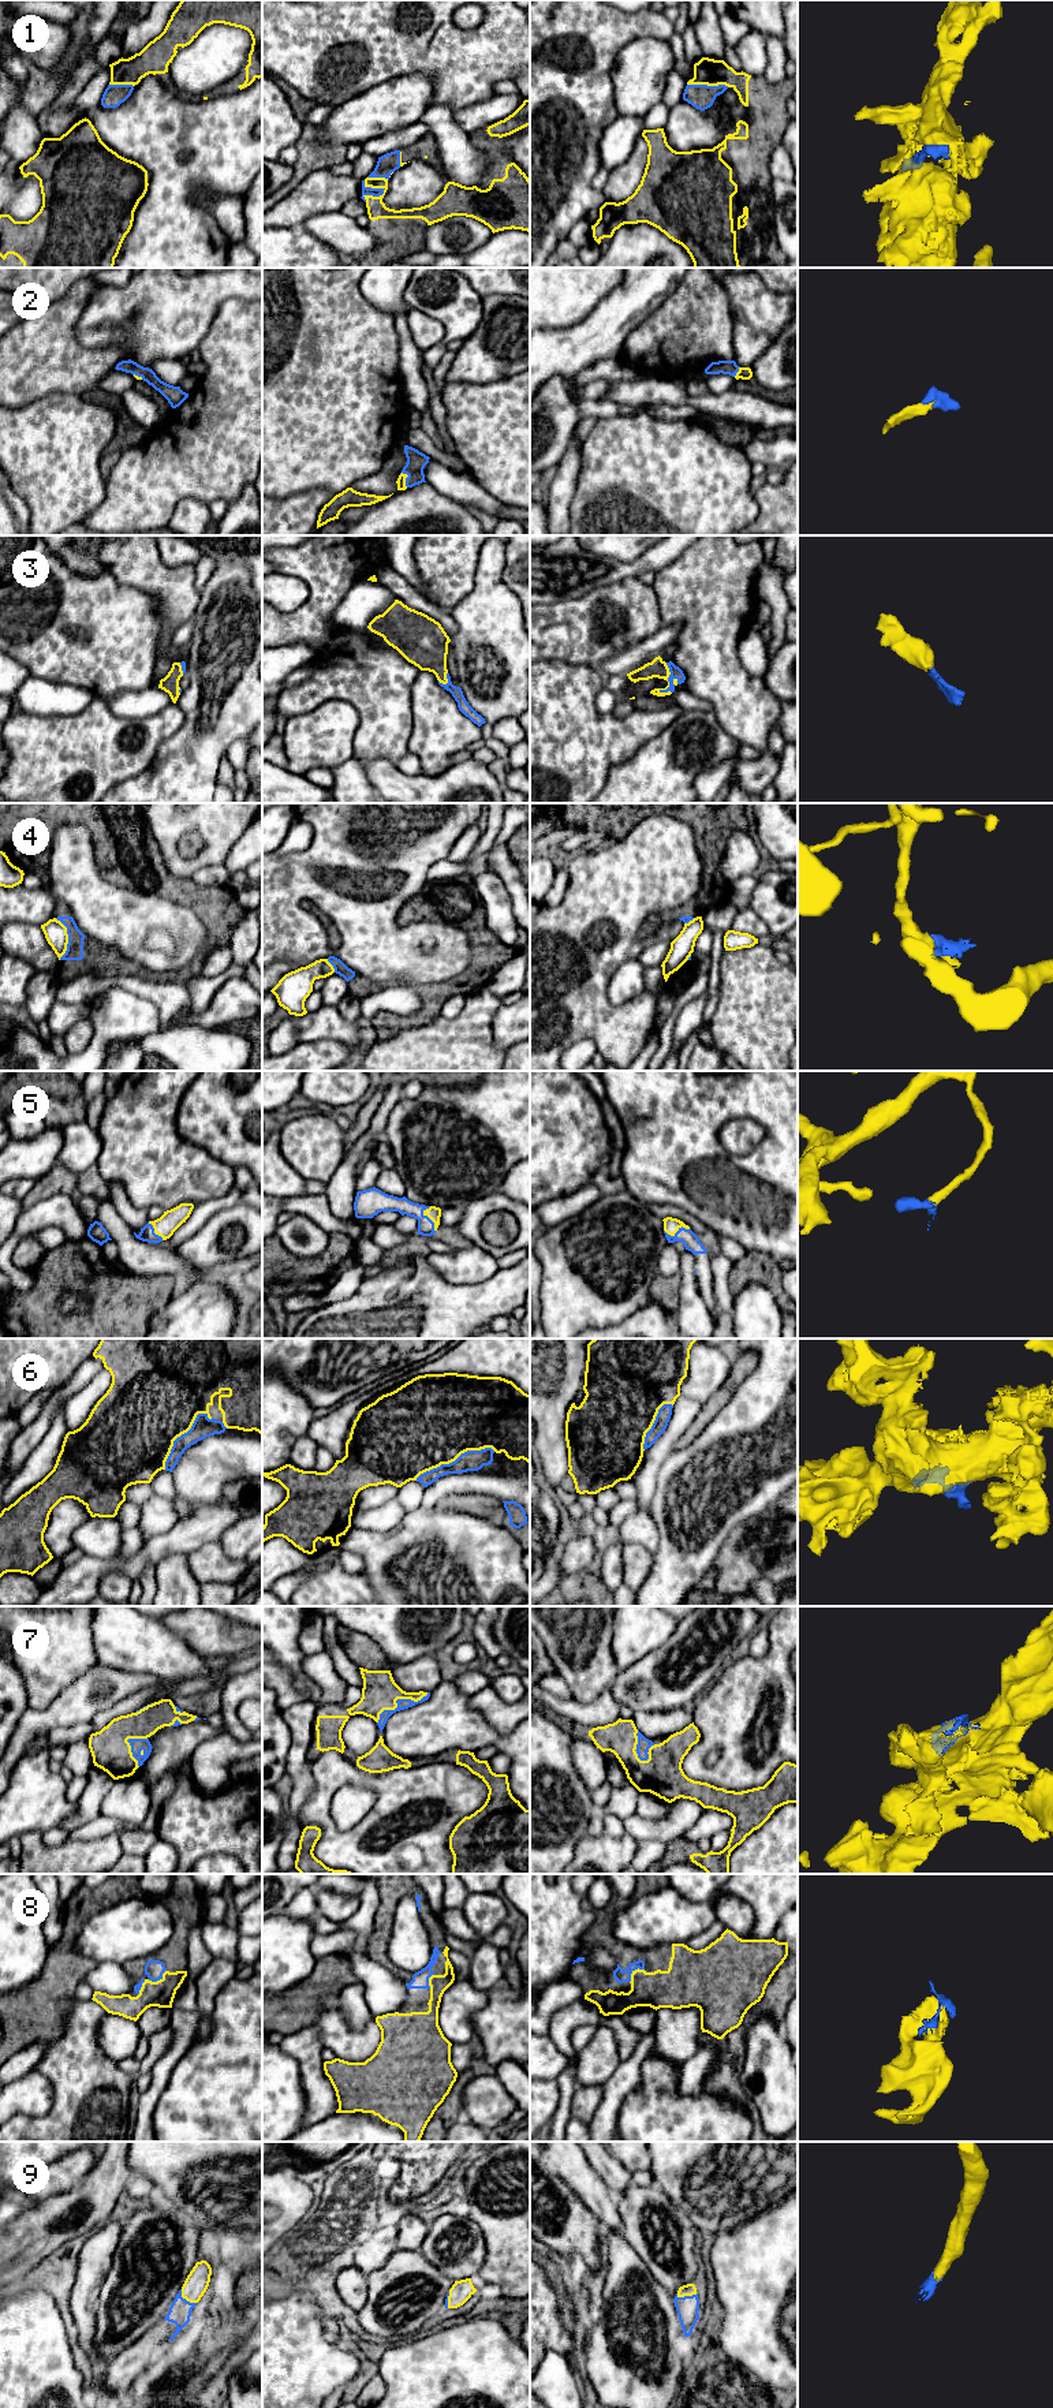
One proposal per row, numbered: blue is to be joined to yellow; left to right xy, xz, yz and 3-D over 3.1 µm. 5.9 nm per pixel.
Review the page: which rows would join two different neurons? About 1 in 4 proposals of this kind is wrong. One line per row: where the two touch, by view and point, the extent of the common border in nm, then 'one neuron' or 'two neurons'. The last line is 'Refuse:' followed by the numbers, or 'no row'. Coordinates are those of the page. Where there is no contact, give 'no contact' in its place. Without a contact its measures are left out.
1: contact xz (373, 187); length 150 nm; one neuron
2: contact xz (406, 477); length 100 nm; one neuron
3: contact yz (667, 679); length 190 nm; one neuron
4: contact xy (67, 939); length 260 nm; two neurons
5: contact xz (429, 1217); length 160 nm; one neuron
6: contact xz (455, 1459); length 500 nm; one neuron
7: contact xz (396, 1699); length 360 nm; one neuron
8: contact yz (633, 1972); length 120 nm; one neuron
9: contact xy (186, 2299); length 130 nm; one neuron
Refuse: 4

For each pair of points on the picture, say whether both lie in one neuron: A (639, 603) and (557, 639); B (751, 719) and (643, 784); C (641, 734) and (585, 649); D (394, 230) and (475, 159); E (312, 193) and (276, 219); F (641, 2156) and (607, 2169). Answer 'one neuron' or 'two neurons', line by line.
A: one neuron
B: two neurons
C: two neurons
D: two neurons
E: one neuron
F: one neuron

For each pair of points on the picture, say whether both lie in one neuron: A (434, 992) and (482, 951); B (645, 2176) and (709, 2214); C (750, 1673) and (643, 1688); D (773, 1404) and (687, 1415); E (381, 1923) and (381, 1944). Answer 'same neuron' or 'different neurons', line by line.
A: same neuron
B: different neurons
C: different neurons
D: different neurons
E: same neuron

